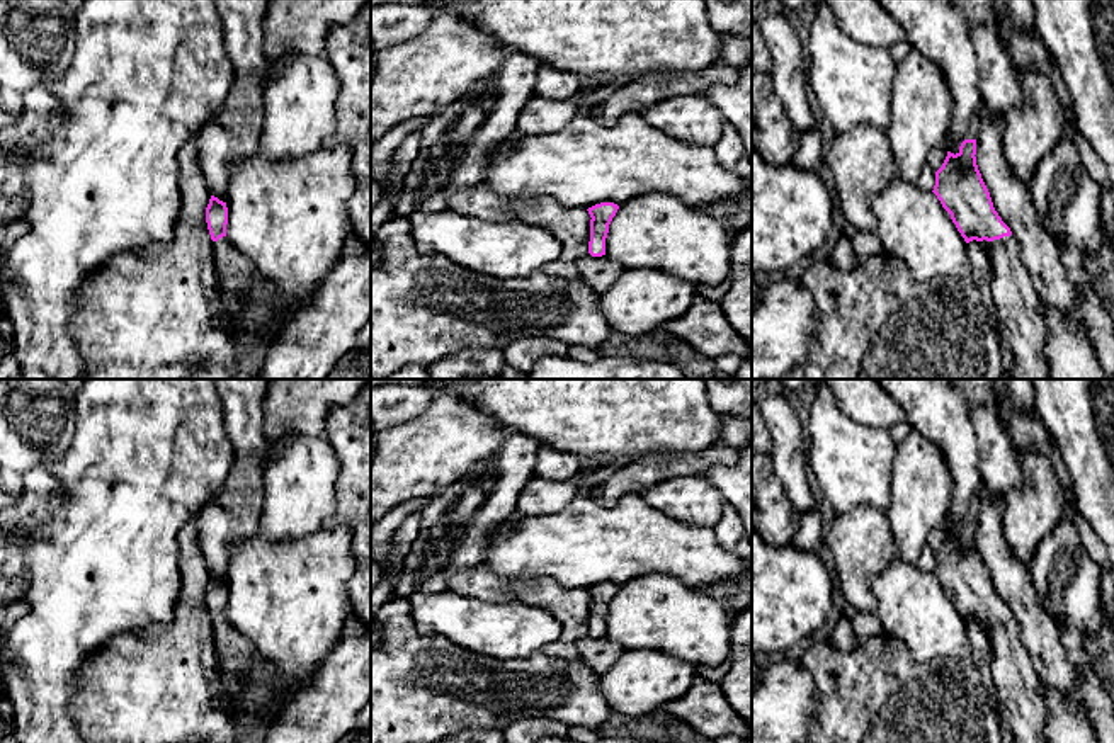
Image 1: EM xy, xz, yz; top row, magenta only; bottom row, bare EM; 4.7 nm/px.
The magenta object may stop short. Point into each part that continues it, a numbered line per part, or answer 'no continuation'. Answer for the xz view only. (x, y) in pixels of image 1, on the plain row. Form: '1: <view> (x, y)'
no continuation

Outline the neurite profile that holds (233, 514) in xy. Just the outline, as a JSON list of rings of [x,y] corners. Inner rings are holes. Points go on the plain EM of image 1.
[[[216,379],[225,432],[235,447],[235,464],[223,488],[196,517],[199,546],[211,576],[226,583],[230,547],[257,534],[264,498],[262,403],[269,379]]]

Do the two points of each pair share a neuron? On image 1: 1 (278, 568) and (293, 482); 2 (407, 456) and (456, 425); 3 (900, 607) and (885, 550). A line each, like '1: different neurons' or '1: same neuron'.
1: different neurons
2: same neuron
3: different neurons

